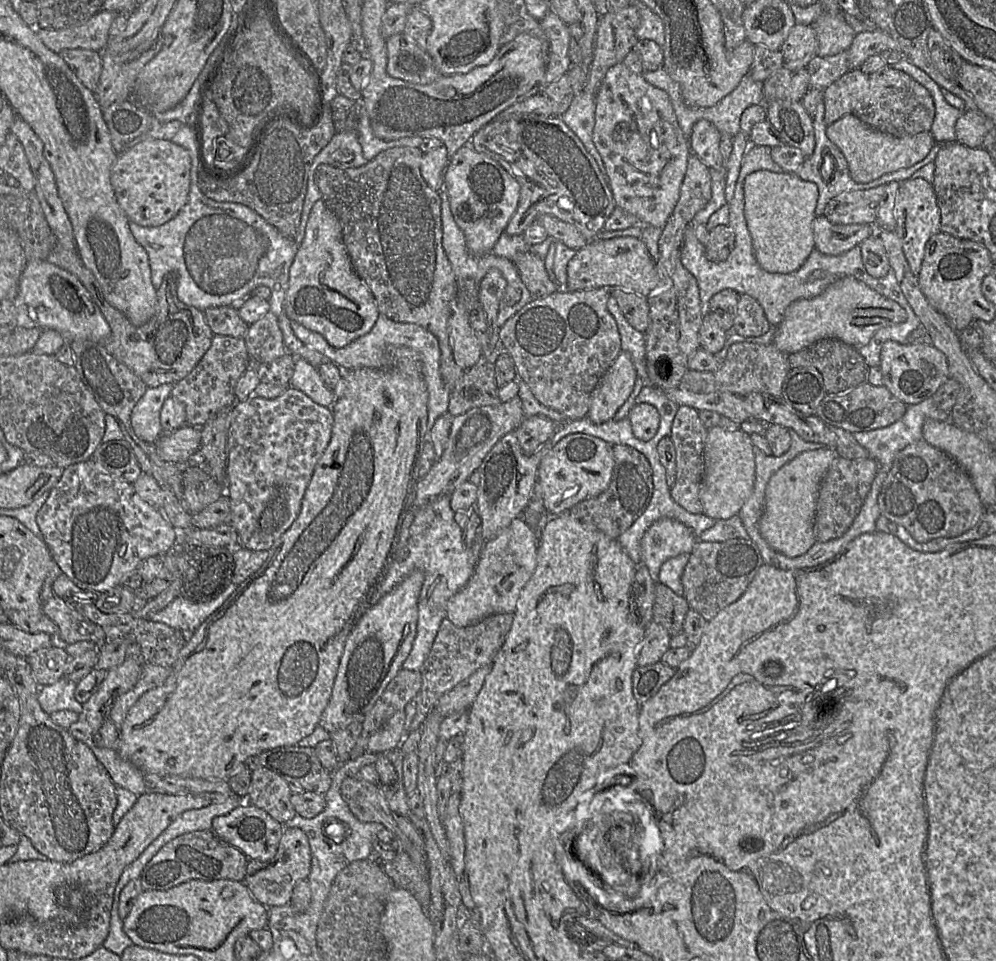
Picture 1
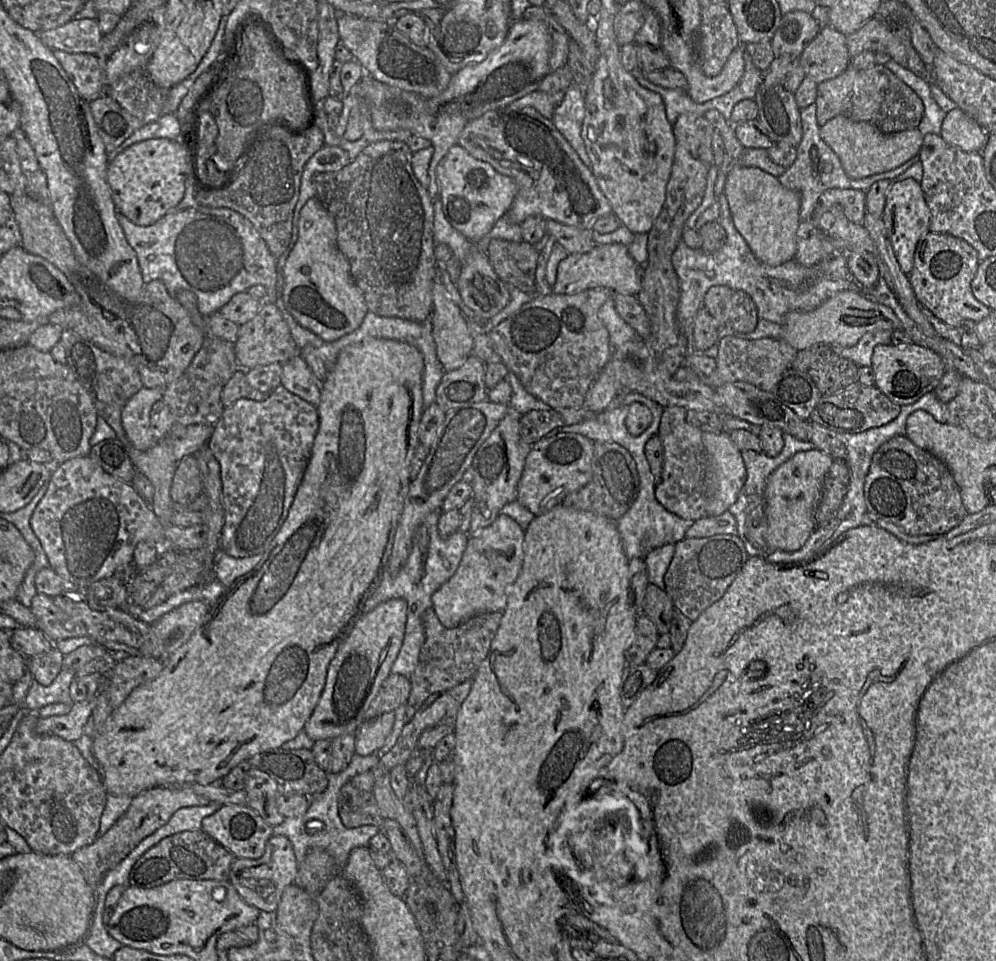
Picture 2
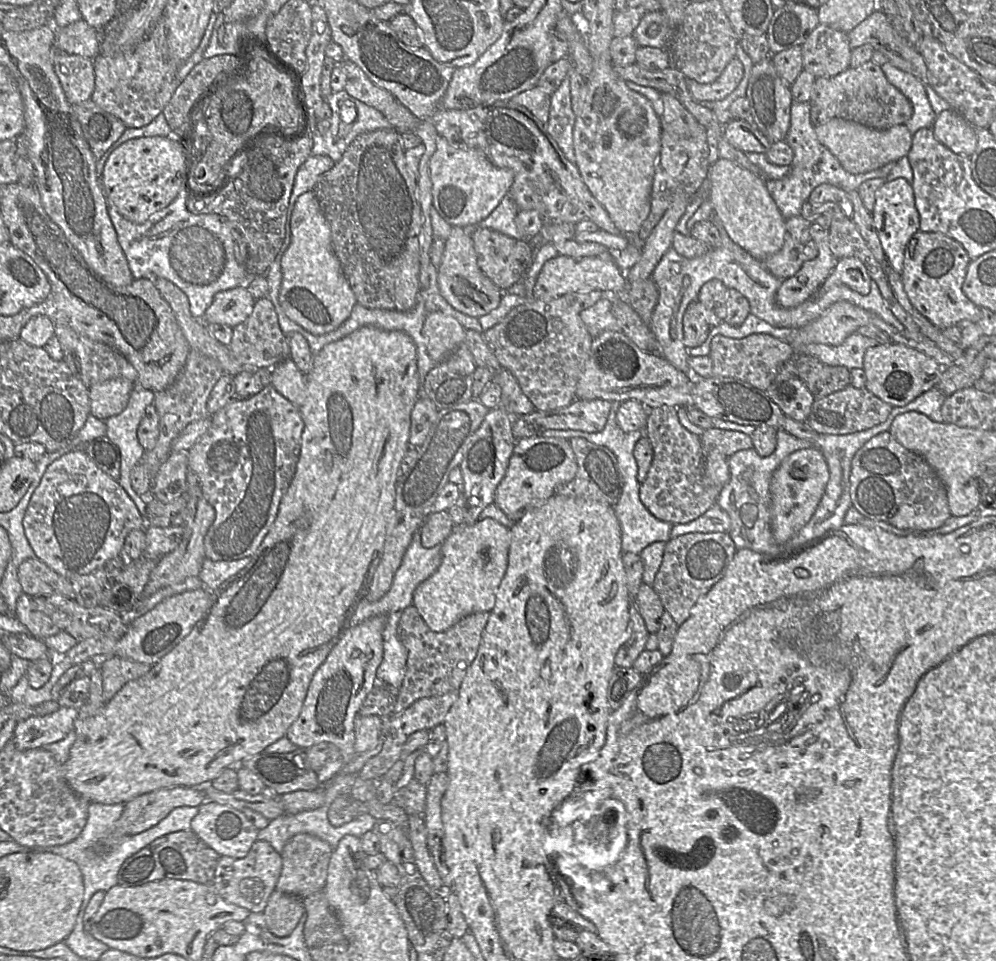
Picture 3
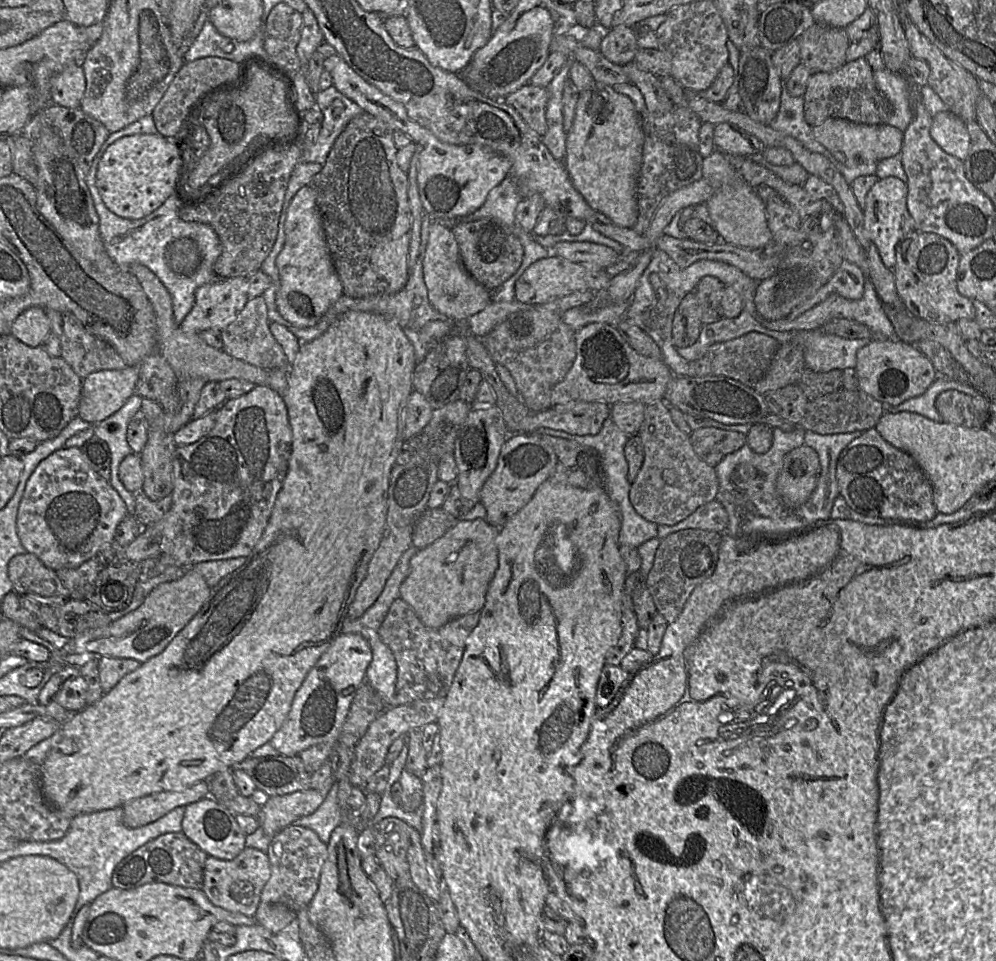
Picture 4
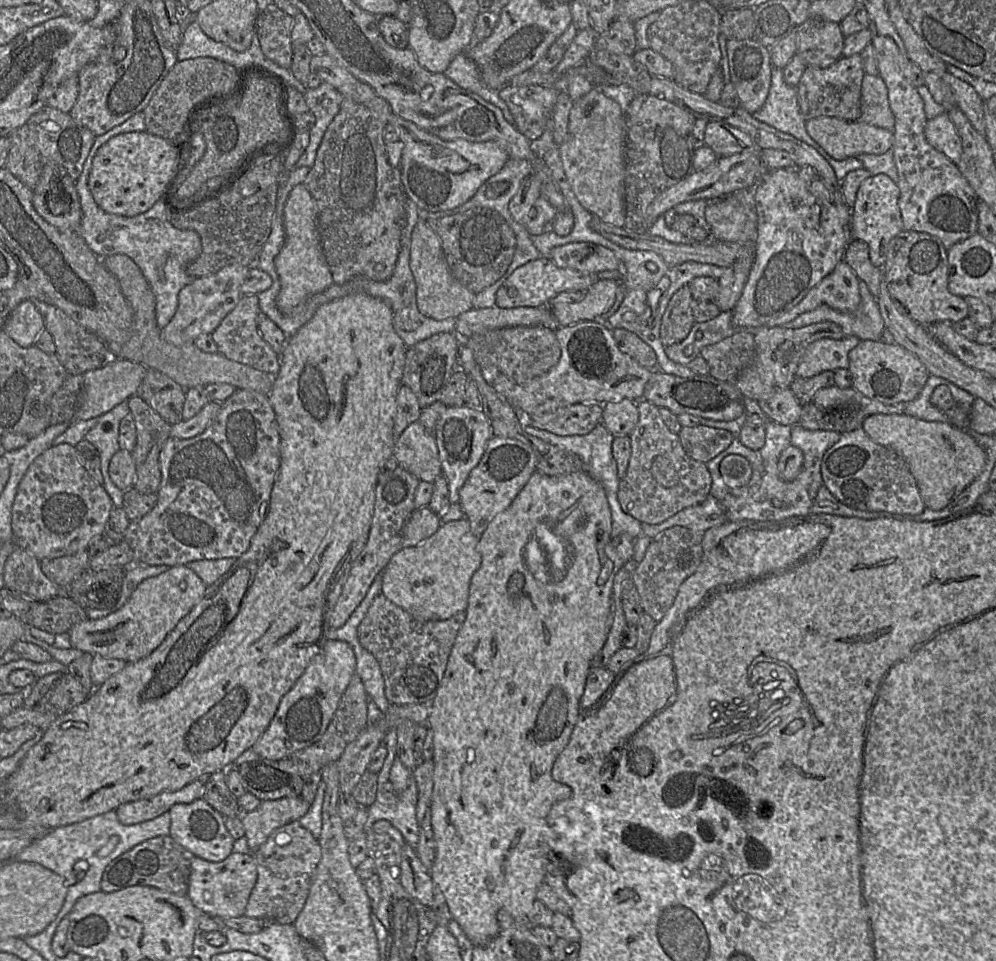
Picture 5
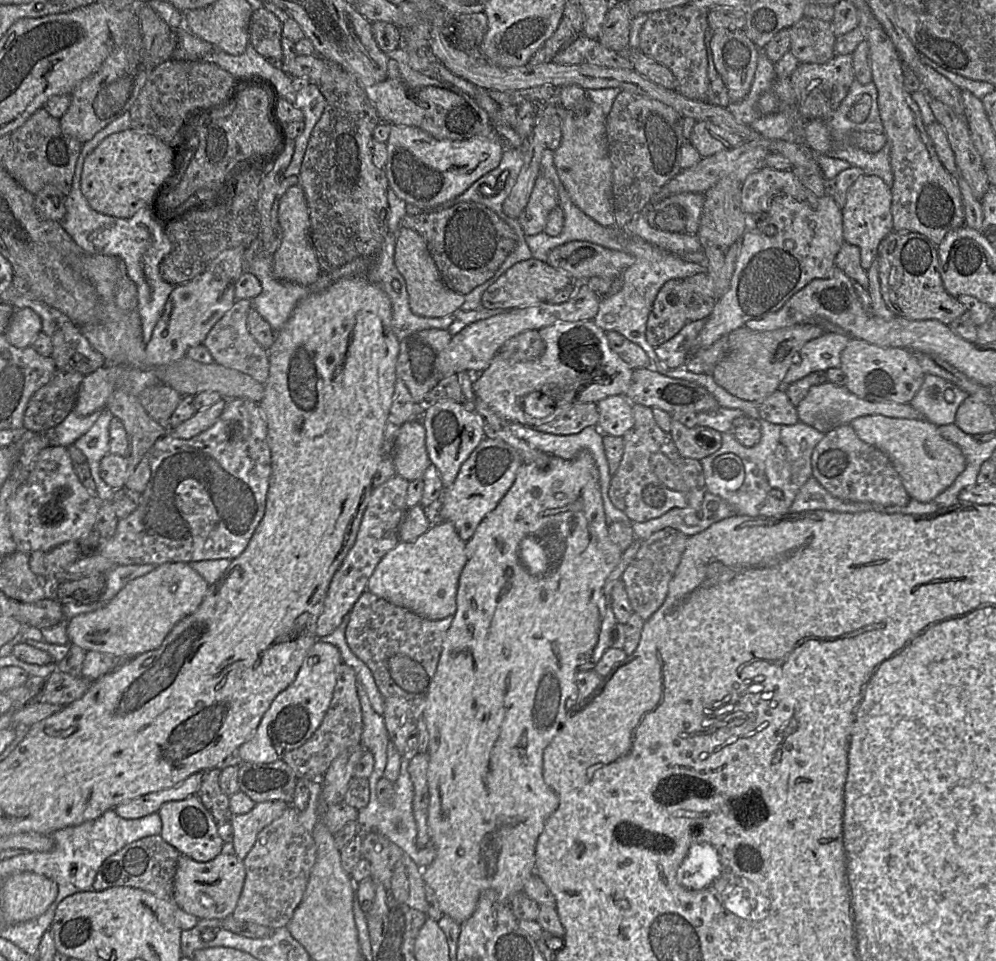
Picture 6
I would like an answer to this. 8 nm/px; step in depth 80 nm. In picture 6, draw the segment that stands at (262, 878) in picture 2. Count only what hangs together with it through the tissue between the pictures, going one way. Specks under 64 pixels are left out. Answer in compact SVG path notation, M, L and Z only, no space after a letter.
M221 852L214 859L199 862L185 855L178 858L172 900L197 918L227 918L234 912L243 890L246 869L235 853Z

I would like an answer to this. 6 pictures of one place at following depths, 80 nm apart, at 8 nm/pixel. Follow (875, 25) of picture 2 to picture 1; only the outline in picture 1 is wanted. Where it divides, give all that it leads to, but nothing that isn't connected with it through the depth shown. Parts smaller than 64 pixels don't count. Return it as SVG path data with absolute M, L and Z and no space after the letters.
M872 27L858 32L848 50L850 70L859 69L869 57L887 50L902 52L899 44L880 29Z

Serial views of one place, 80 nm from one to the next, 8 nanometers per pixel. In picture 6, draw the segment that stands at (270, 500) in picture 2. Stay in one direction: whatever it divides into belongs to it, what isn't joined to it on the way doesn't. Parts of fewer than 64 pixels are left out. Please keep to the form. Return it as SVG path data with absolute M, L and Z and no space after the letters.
M242 398L226 400L226 405L217 420L205 431L189 438L175 438L169 432L158 439L151 451L151 475L145 490L141 493L138 507L127 517L118 521L115 534L109 538L102 538L96 554L110 559L115 565L155 564L169 562L191 562L211 559L234 559L247 547L255 529L261 521L266 504L266 496L272 473L271 450L267 440L267 422L259 403Z

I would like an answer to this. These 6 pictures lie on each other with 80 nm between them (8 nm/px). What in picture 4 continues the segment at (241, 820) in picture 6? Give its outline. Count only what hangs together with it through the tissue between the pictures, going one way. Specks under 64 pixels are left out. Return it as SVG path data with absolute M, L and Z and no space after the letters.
M330 777L322 789L310 789L270 797L257 816L260 828L267 836L274 837L297 819L314 813L335 782L333 777Z

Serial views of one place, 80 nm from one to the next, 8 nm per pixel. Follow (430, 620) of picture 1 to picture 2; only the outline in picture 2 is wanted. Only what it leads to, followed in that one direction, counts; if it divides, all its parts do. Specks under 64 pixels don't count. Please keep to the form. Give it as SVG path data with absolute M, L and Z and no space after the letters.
M442 510L433 511L419 525L413 535L411 551L405 565L395 577L388 573L381 577L359 613L359 615L366 614L379 604L395 598L401 598L407 602L405 636L399 654L391 667L391 674L410 677L417 667L419 654L425 642L422 614L431 608L433 593L447 582L457 570L467 546L469 538L467 534L456 531L446 537L440 535L438 521L441 512Z

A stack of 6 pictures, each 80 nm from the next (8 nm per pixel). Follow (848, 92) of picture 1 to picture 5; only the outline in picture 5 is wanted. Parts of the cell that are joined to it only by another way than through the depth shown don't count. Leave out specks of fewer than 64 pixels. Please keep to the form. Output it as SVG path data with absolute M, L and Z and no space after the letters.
M860 54L841 57L827 68L807 66L799 84L795 87L799 111L805 120L818 117L834 117L858 121L861 115L861 88L866 73Z

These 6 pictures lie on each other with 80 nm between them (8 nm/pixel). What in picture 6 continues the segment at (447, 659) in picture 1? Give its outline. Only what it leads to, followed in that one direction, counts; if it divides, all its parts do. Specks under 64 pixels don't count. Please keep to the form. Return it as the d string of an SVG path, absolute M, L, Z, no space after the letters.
M366 588L349 612L345 639L350 650L371 670L383 697L397 696L422 706L433 683L452 620L453 615L441 620L420 617Z

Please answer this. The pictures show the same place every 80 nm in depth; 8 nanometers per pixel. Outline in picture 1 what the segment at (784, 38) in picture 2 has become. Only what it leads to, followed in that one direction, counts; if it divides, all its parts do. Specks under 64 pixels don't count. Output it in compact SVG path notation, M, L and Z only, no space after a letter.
M796 24L780 51L787 68L806 68L808 63L818 55L818 37L814 27Z

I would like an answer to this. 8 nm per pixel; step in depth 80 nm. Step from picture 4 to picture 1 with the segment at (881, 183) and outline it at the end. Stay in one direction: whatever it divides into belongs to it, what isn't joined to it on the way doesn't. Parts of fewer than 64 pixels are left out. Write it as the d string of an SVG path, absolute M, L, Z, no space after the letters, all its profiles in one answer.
M921 178L901 182L894 199L895 234L900 239L909 267L918 277L930 237L941 232L941 215L932 183Z

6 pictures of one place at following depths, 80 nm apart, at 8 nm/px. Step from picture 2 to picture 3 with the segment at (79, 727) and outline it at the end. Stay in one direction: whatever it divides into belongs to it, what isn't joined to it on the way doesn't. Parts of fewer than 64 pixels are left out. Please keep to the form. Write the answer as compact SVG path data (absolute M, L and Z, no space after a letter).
M60 707L45 716L32 716L18 722L11 738L18 750L29 750L64 739L78 725L79 709Z

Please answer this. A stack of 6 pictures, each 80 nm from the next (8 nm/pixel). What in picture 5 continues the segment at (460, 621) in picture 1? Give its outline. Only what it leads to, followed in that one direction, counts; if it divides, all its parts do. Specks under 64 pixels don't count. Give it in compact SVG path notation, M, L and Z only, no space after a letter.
M467 519L442 523L432 536L418 545L402 547L391 557L380 574L382 580L380 595L419 621L444 620L459 612L464 612L468 605L471 578L481 565L481 554L477 549L478 541L479 537L471 531Z

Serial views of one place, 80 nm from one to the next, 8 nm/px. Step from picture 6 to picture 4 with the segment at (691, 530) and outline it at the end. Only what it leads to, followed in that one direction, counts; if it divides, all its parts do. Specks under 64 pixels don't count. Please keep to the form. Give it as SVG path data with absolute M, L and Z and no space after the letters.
M715 499L699 508L682 521L673 525L658 525L657 538L684 529L701 529L724 534L729 523L729 517L724 507Z

